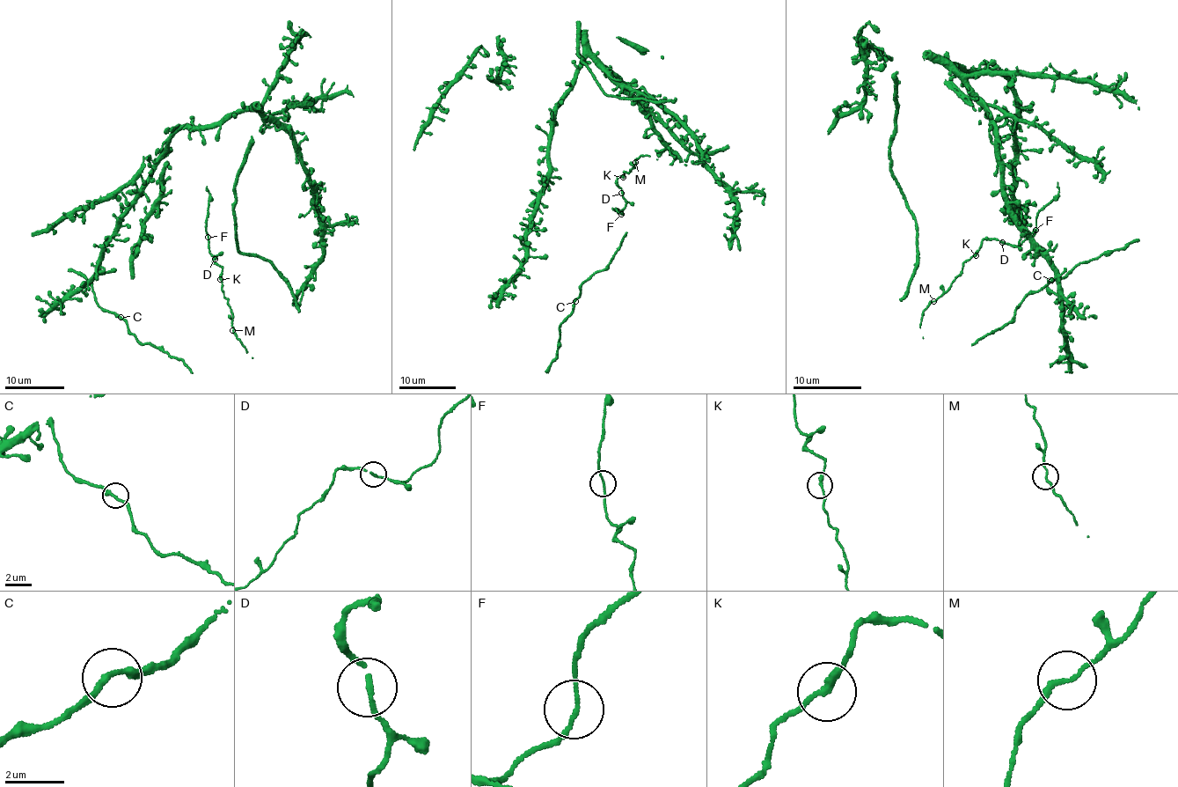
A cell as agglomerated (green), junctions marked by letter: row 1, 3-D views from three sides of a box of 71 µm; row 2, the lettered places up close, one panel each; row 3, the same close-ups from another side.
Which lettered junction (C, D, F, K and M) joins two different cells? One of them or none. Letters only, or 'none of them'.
none of them

